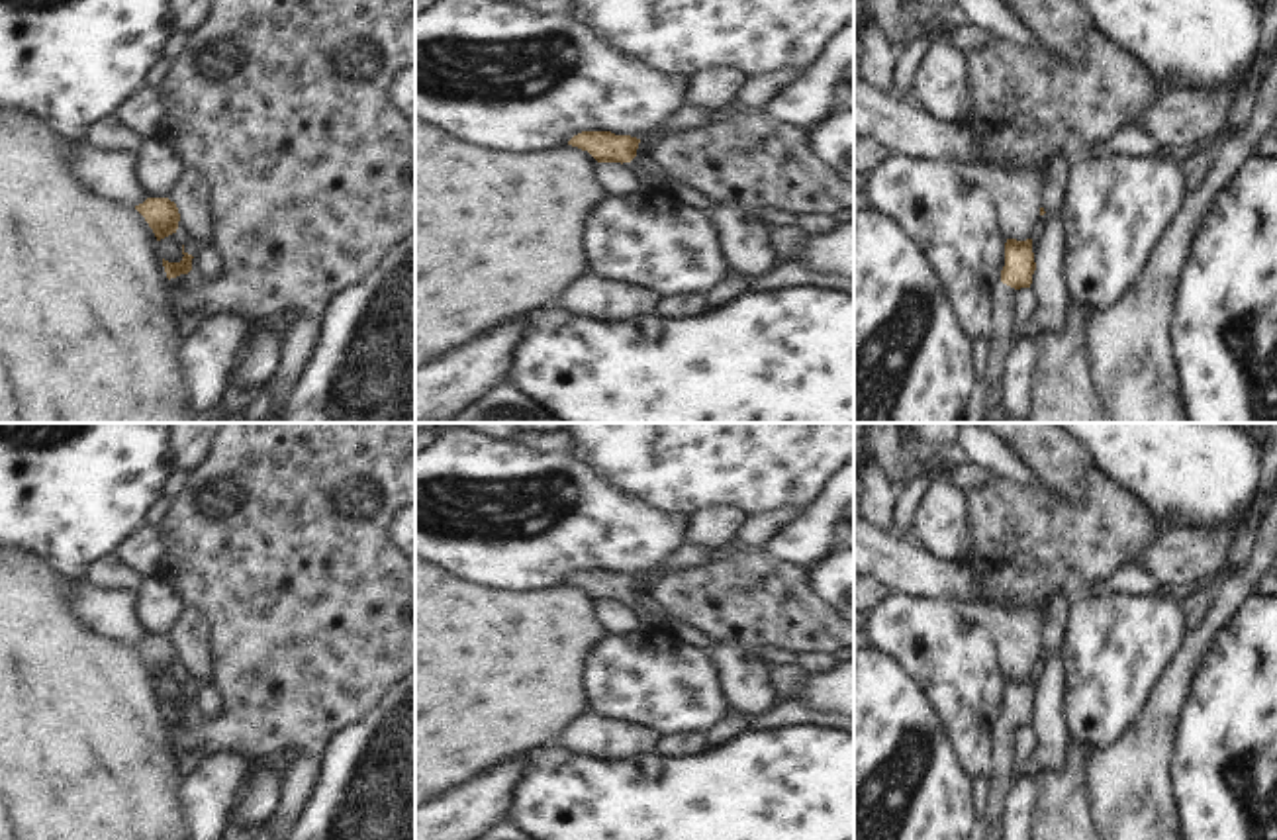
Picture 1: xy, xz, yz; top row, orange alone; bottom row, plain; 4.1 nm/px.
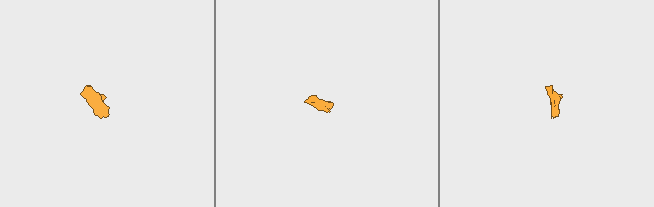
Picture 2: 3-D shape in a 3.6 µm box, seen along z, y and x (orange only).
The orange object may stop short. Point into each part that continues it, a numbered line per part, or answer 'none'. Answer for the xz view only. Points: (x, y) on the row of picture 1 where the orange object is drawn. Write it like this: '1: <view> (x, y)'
1: xz (682, 192)

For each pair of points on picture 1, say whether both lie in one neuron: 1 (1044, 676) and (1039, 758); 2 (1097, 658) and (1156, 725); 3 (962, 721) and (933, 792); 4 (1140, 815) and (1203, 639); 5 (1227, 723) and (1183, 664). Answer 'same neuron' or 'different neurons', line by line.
1: same neuron
2: different neurons
3: different neurons
4: same neuron
5: different neurons

